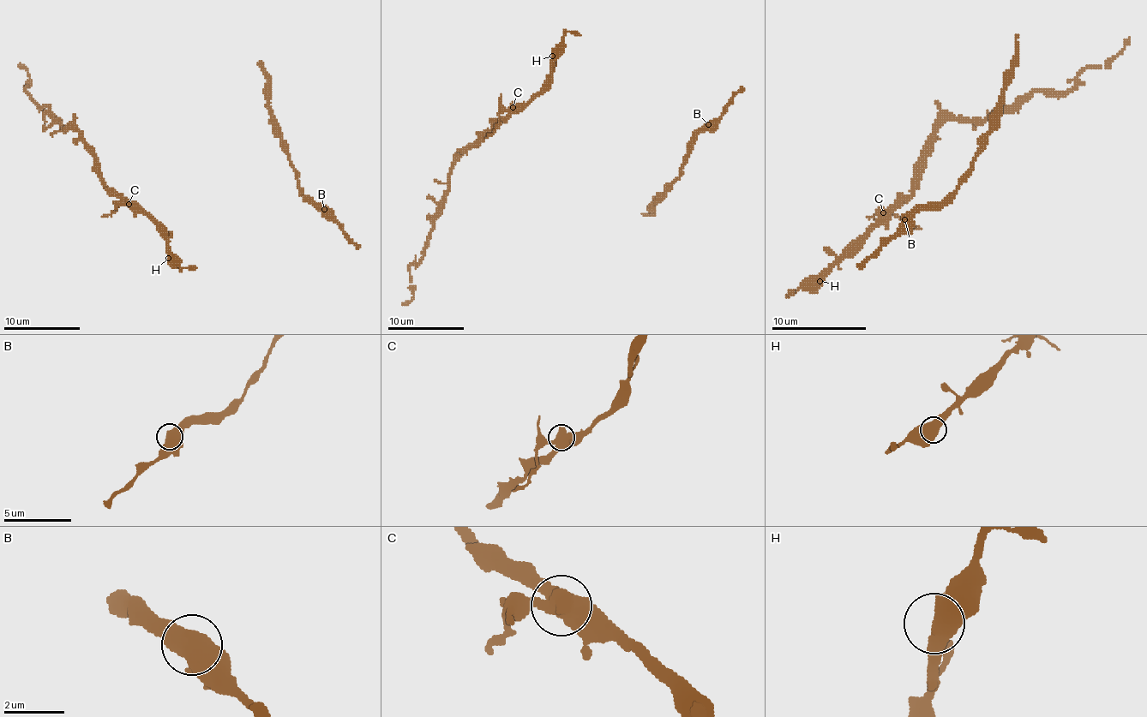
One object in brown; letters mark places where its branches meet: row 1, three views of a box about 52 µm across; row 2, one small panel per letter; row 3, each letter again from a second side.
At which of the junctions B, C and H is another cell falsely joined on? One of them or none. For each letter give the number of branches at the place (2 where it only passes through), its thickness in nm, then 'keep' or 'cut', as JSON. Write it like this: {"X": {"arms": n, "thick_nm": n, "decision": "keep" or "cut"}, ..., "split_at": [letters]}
{"B": {"arms": 2, "thick_nm": 550, "decision": "keep"}, "C": {"arms": 3, "thick_nm": 600, "decision": "cut"}, "H": {"arms": 2, "thick_nm": 600, "decision": "keep"}, "split_at": ["C"]}

